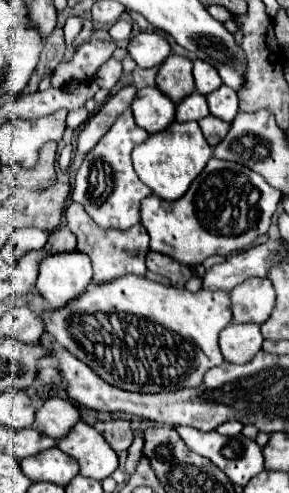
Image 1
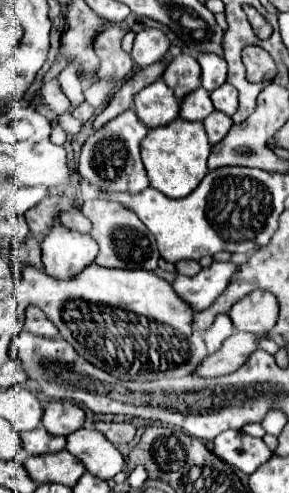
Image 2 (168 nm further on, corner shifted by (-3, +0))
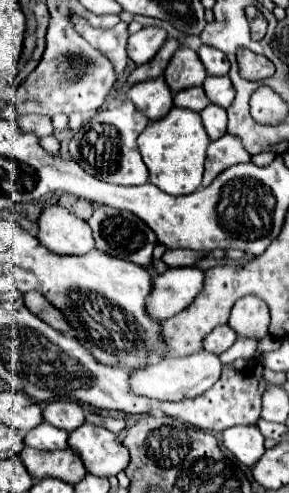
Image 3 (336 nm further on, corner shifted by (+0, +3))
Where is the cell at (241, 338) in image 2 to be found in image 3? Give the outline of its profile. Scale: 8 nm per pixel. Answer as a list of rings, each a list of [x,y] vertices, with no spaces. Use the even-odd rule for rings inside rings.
[[[199,351],[189,357],[163,359],[159,363],[147,365],[143,369],[131,371],[129,387],[131,387],[131,393],[135,393],[137,397],[149,397],[149,399],[161,399],[161,401],[181,401],[181,399],[197,397],[203,391],[207,391],[209,387],[213,387],[213,383],[221,375],[221,367],[223,365],[217,355],[213,355],[209,351]]]

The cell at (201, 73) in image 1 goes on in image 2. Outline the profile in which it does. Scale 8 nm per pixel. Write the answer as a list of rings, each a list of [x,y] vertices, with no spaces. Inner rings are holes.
[[[200,54],[198,64],[202,66],[202,88],[212,92],[226,82],[226,60],[216,54]]]

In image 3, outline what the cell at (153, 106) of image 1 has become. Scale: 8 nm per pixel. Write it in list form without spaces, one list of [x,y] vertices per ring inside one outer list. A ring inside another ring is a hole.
[[[163,77],[135,83],[125,91],[125,95],[129,101],[133,101],[137,111],[141,111],[149,121],[165,117],[173,107],[173,95]]]

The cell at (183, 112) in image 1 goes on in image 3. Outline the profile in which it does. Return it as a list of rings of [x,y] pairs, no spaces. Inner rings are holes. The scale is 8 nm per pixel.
[[[189,87],[189,89],[183,89],[183,91],[175,93],[173,103],[175,103],[175,107],[191,109],[191,111],[197,111],[197,113],[203,111],[209,105],[203,87]]]

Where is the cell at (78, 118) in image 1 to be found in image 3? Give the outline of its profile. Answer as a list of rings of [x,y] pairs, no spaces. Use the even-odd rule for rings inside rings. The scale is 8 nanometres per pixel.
[[[25,115],[13,121],[13,125],[21,131],[21,133],[33,133],[35,137],[45,137],[45,135],[53,135],[53,125],[51,119],[43,117],[43,115]]]

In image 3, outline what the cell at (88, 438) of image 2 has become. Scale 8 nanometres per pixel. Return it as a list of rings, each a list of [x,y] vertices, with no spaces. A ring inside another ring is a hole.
[[[83,423],[69,433],[69,449],[83,459],[91,475],[111,477],[129,465],[127,447],[105,427]]]

